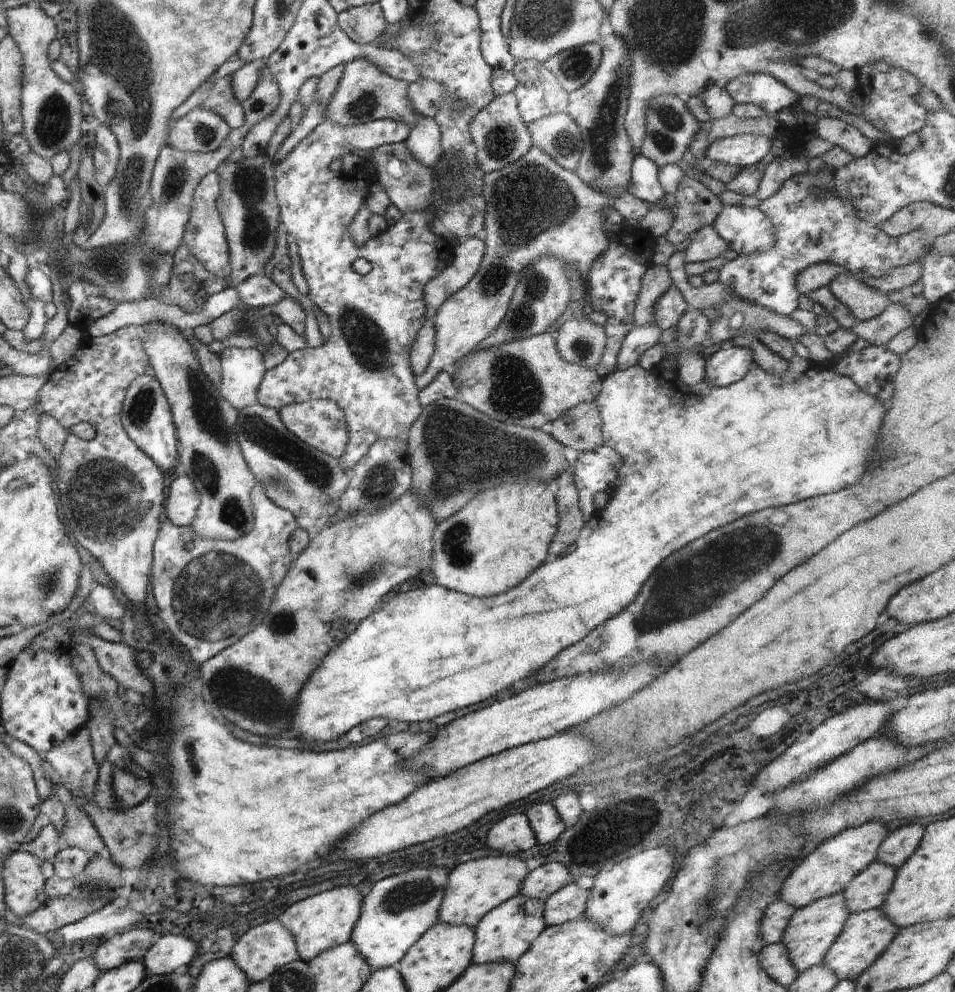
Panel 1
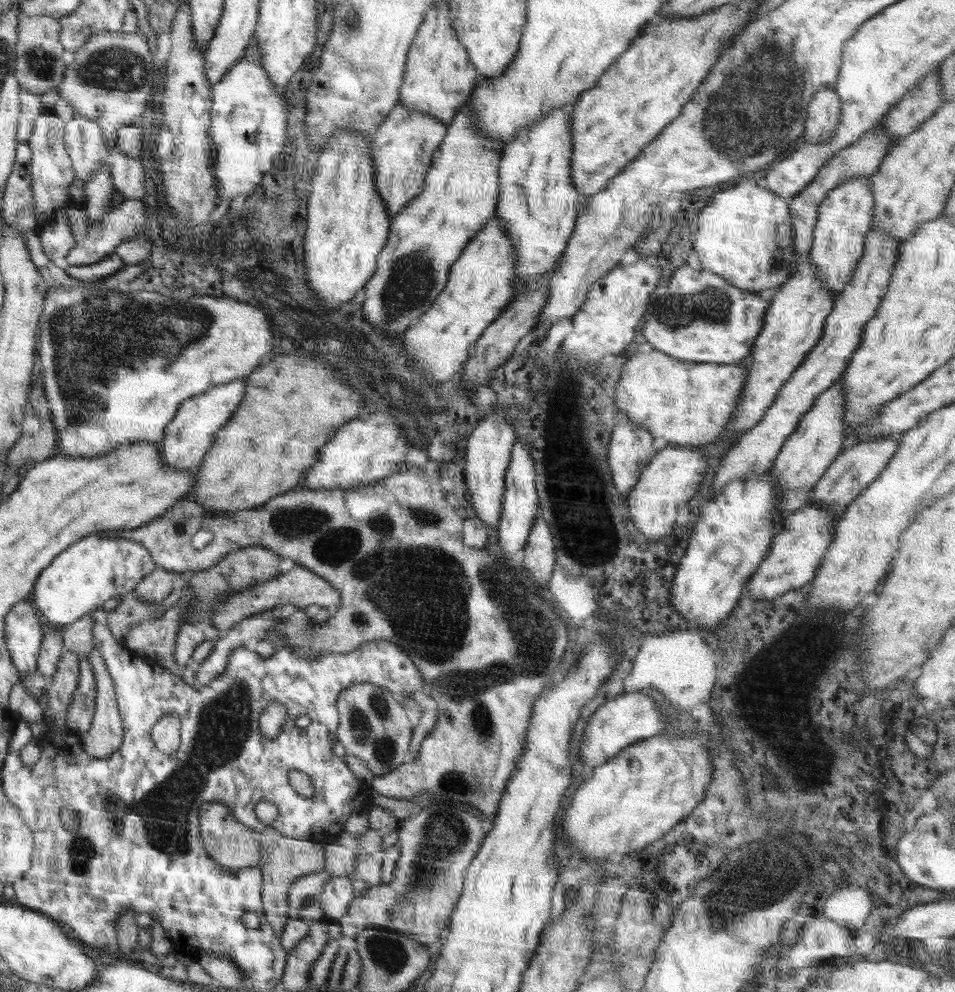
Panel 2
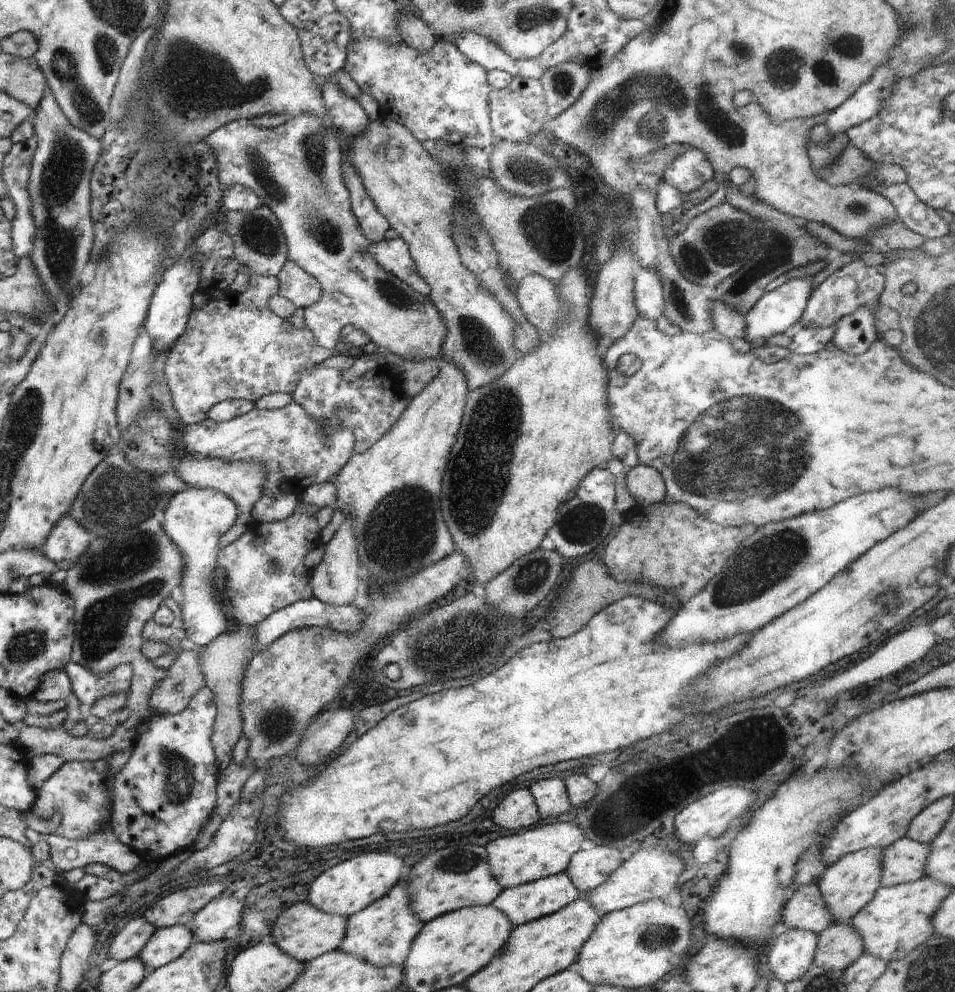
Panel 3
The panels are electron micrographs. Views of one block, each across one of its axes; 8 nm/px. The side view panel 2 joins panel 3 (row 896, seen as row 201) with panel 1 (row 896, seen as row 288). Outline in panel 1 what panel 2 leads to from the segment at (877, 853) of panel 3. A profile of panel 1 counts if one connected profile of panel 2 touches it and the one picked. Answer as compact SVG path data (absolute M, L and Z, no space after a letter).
M842 893L822 897L794 911L785 928L781 943L787 948L790 960L798 972L804 972L823 962L829 948L842 932L848 915Z

